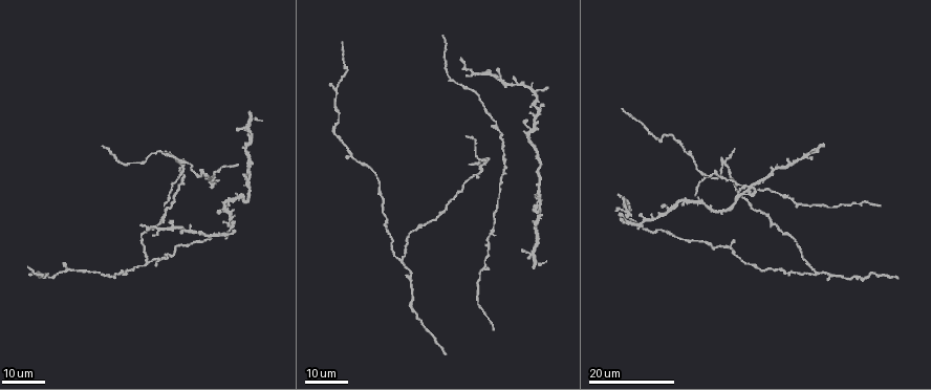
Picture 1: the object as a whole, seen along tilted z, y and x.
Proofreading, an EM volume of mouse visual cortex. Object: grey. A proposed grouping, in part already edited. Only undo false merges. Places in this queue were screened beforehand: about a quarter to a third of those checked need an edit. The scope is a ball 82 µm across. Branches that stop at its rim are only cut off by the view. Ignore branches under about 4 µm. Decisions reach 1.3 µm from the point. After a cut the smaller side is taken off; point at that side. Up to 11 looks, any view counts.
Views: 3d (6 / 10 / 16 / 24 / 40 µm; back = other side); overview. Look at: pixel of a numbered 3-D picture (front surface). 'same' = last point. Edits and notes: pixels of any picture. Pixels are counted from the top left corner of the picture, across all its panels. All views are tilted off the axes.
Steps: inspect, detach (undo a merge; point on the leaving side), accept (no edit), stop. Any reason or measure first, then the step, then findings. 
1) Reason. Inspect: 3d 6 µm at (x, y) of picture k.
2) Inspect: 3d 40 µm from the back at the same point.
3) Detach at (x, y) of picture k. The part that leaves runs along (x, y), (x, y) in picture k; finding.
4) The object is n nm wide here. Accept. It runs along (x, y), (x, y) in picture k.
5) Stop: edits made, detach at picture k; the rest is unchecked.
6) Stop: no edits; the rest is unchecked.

Four or more arms meet. Inspect: 3d 16 µm at (250, 181) of picture 1.

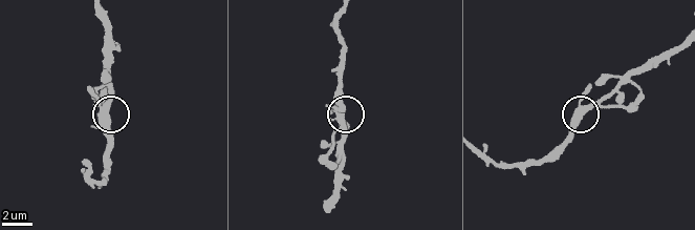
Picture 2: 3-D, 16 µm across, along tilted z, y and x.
Inspect: 3d 10 µm at (341, 119) of picture 2.

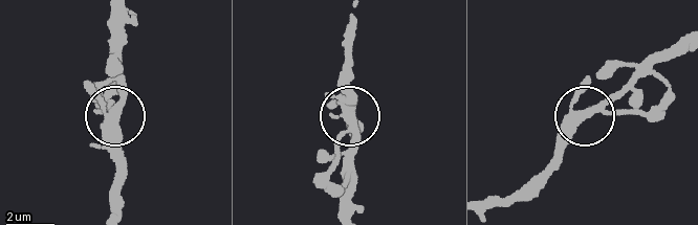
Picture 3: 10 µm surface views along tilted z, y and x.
Inspect: 3d 6 µm at (349, 118) of picture 3.

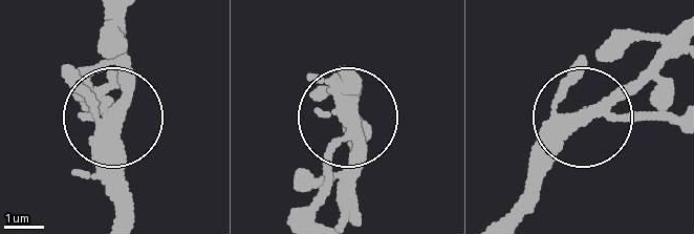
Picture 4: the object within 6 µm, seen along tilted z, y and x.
The object is 340 nm wide here. Accept. Continuous, no second cell.

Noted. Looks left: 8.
Four-way junction. Inspect: 3d 16 µm at (246, 147) of picture 1.

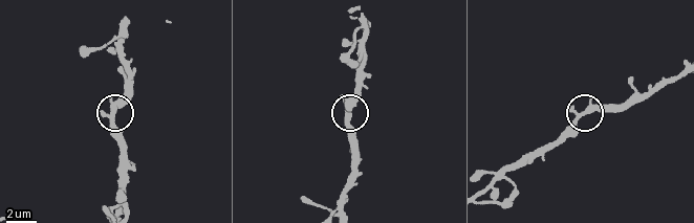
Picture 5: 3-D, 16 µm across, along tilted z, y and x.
Inspect: 3d 6 µm at (112, 117) of picture 5.

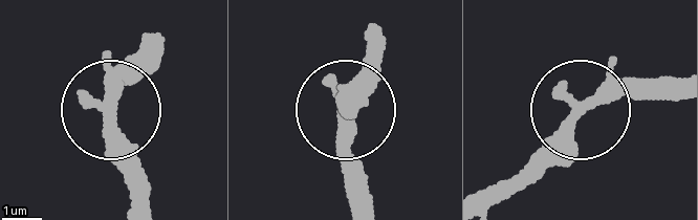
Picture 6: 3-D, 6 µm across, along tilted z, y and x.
Inspect: 3d 6 µm from the back at (590, 106) of picture 6.

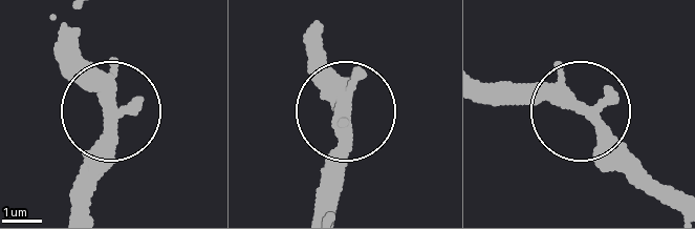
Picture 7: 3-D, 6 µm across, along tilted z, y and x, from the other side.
Accept. All the same cell.

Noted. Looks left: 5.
Calibre changes. Inspect: 3d 16 µm at (480, 270) of picture 1.

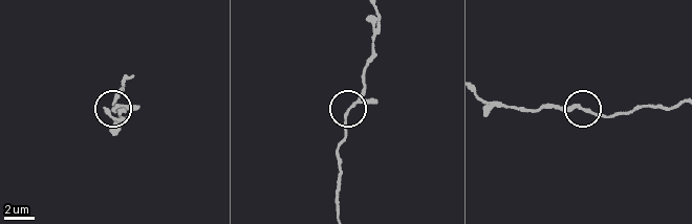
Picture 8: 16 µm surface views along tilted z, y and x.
Closer look. Inspect: 3d 6 µm at (587, 110) of picture 8.

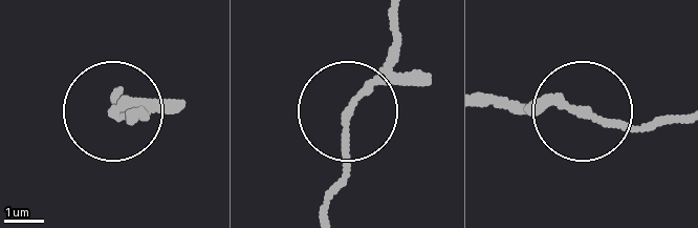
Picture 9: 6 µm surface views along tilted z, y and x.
The object is 180 nm wide here. Accept. It runs along (489, 98), (552, 100), (615, 125), (678, 125) in picture 9; all the same cell.

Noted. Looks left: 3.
Branch point. Inspect: 3d 24 µm at (815, 275) of picture 1.

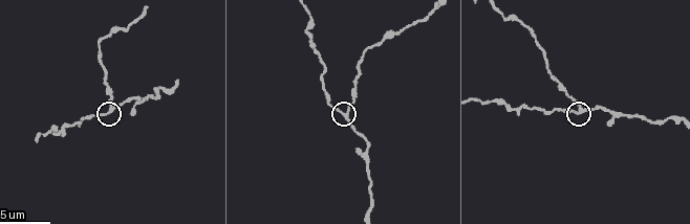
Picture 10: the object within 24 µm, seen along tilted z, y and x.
Inspect: 3d 6 µm at (109, 108) of picture 10.

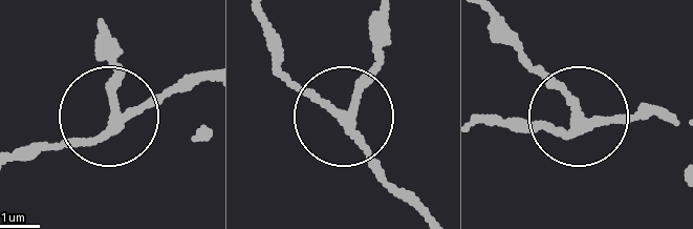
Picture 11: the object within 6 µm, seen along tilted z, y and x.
Accept. It runs along (375, 22), (375, 66), (344, 124), (426, 208) in picture 11; continuous, no second cell.

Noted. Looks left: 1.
Stop: no edits; the rest is unchecked.

